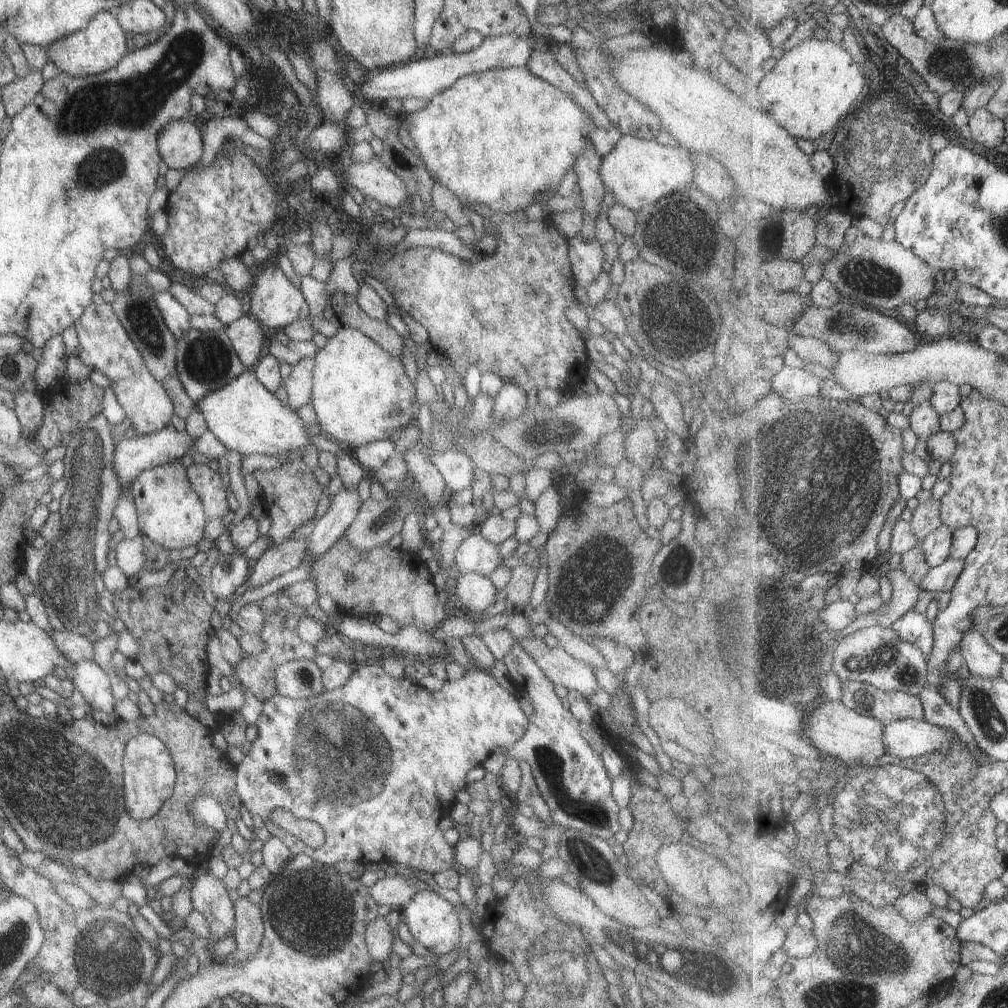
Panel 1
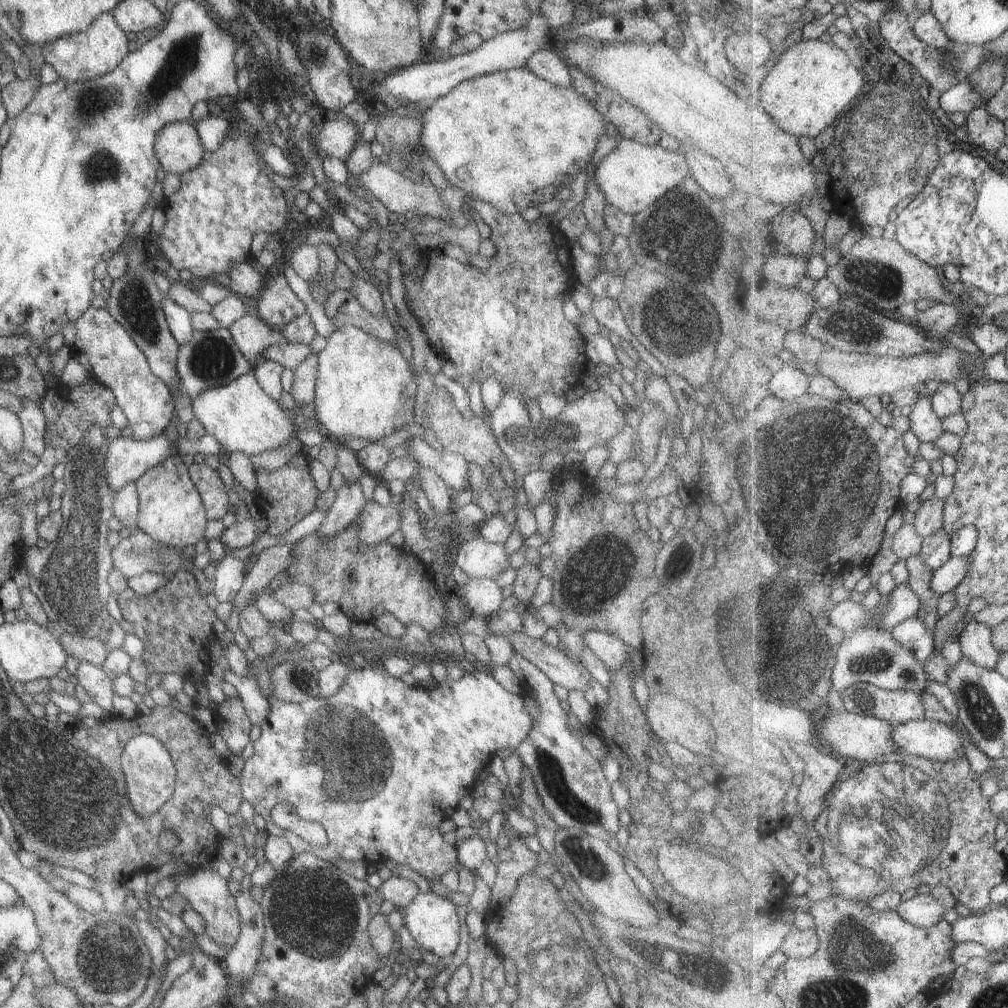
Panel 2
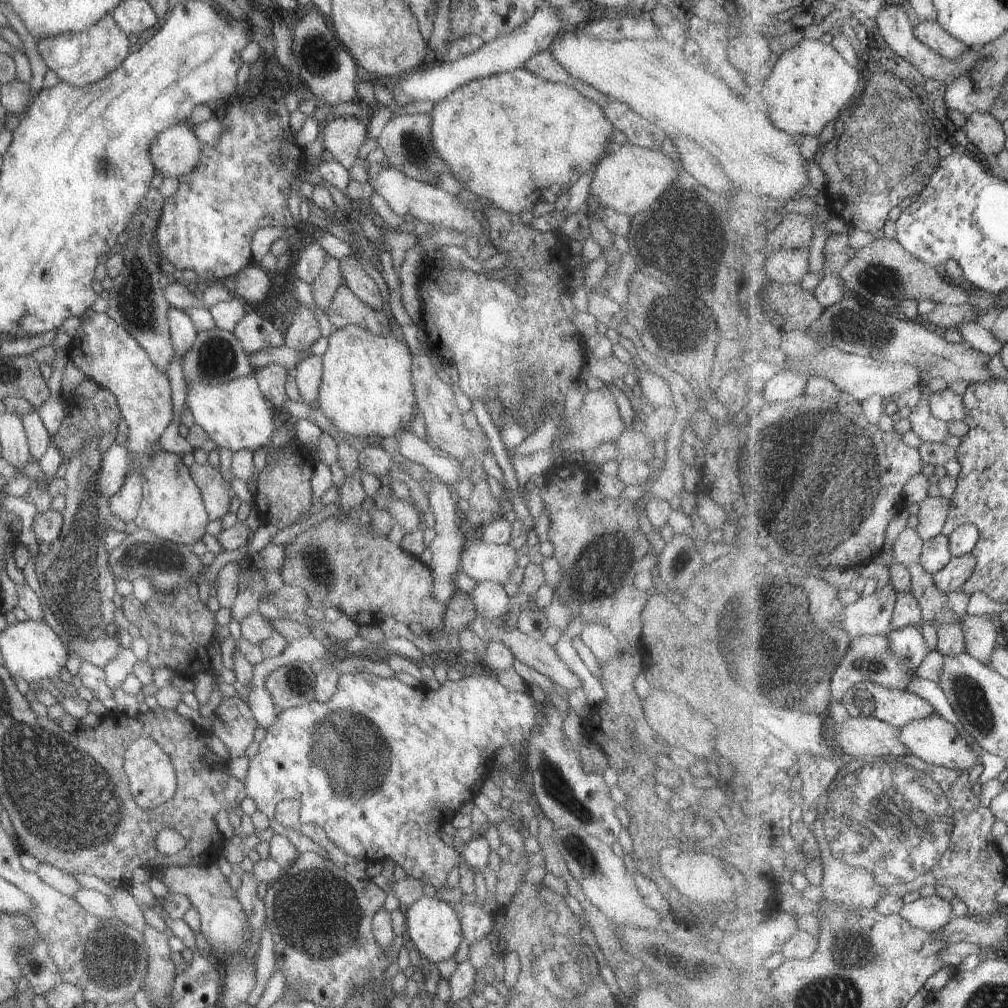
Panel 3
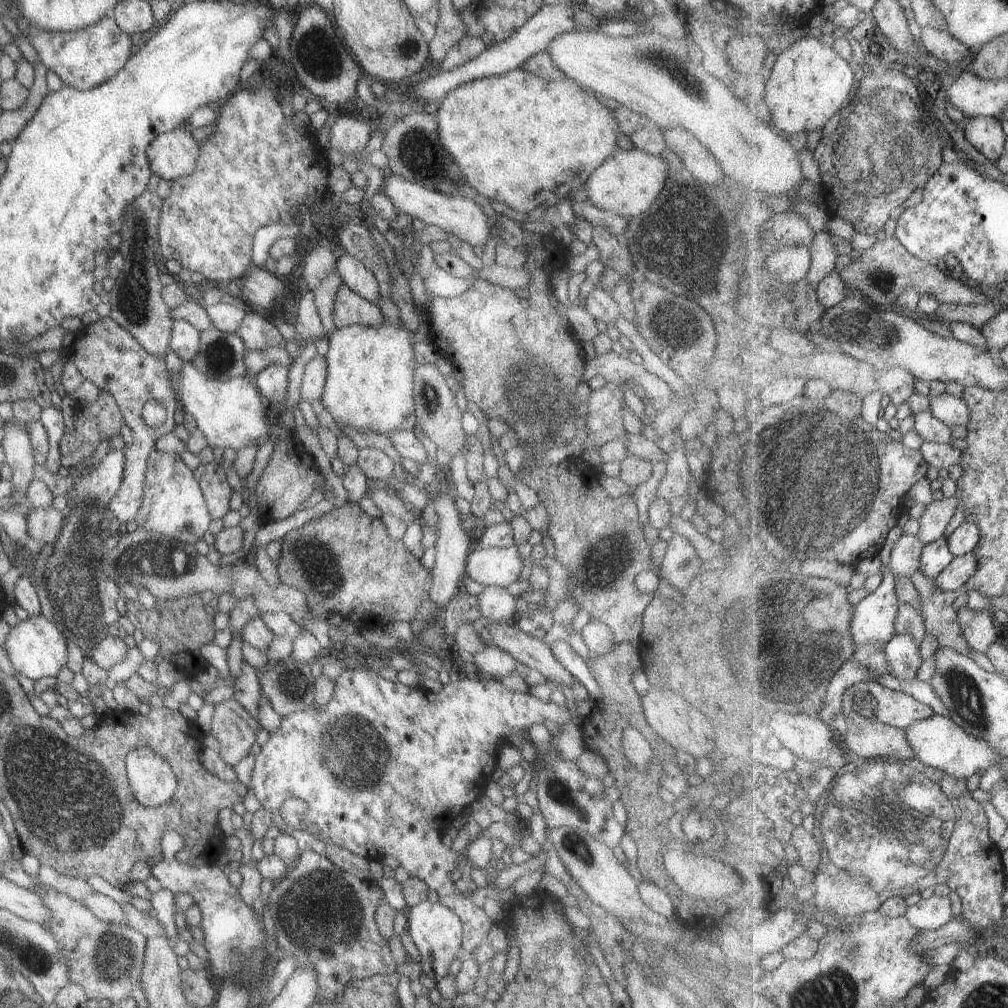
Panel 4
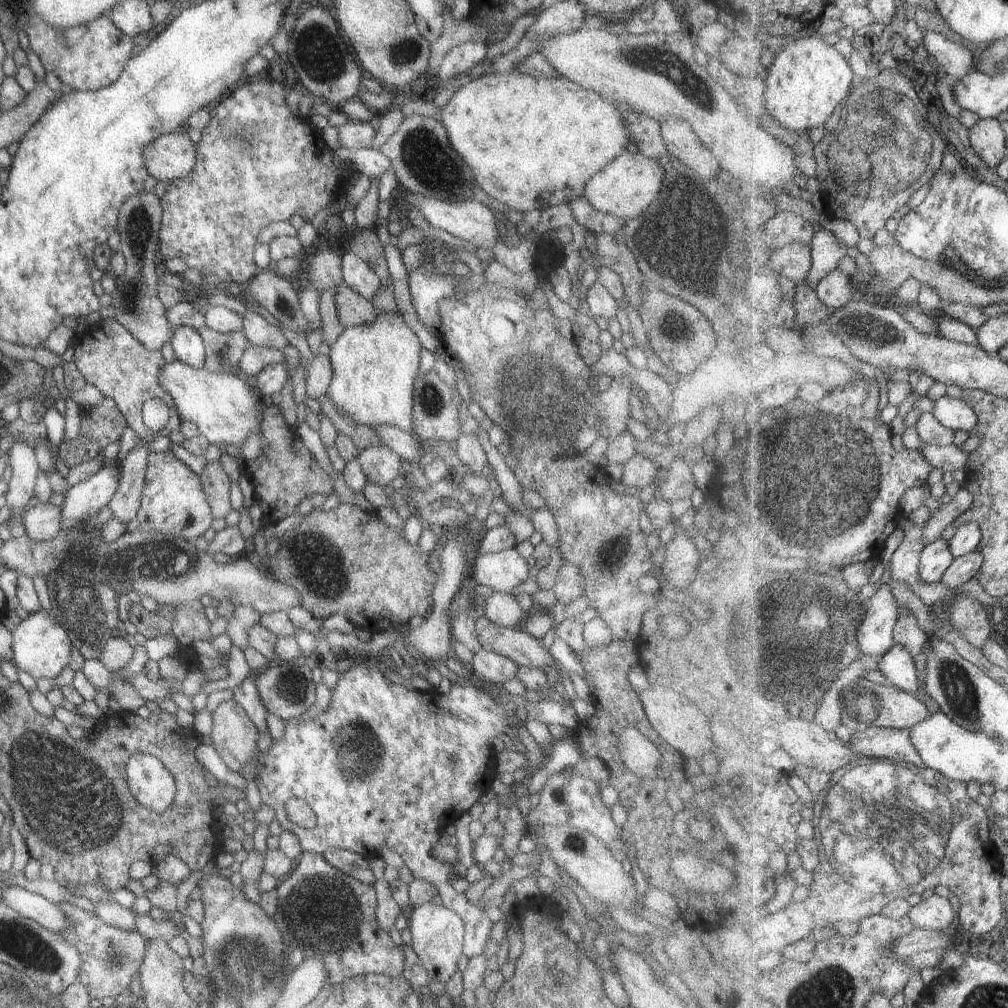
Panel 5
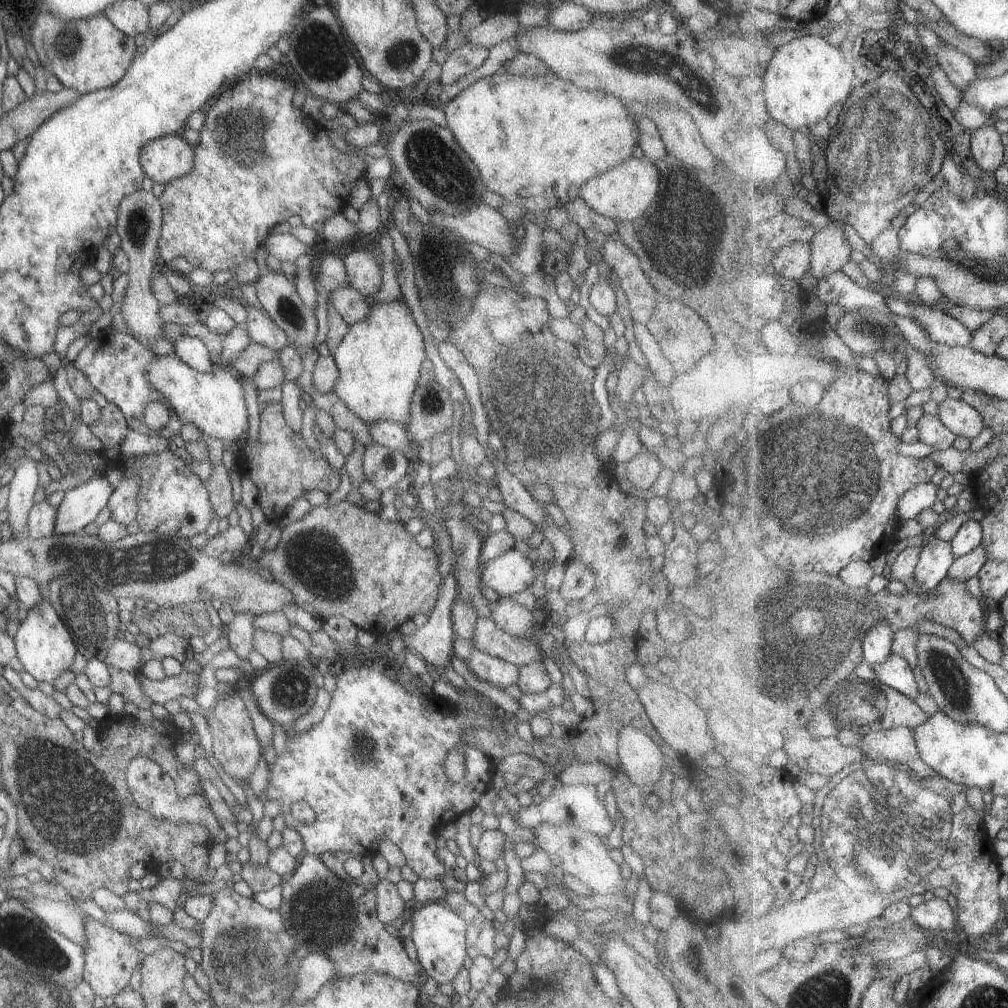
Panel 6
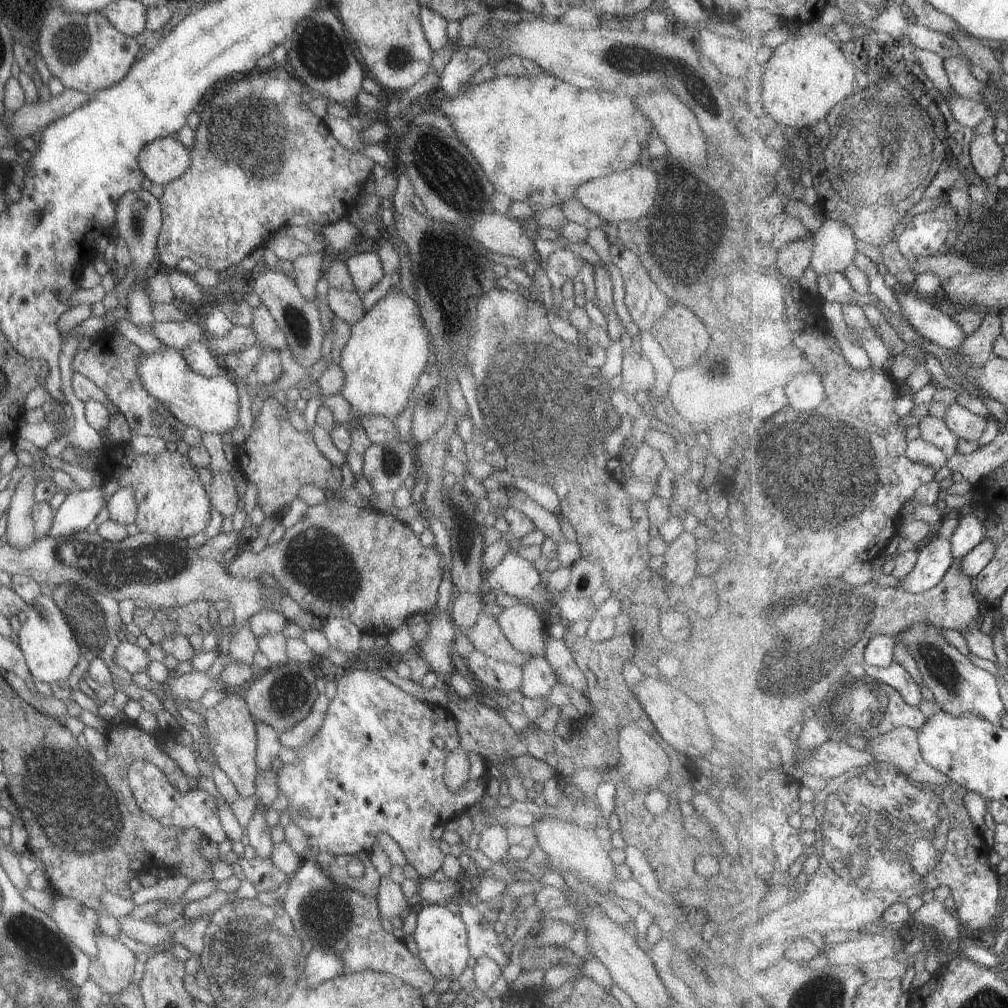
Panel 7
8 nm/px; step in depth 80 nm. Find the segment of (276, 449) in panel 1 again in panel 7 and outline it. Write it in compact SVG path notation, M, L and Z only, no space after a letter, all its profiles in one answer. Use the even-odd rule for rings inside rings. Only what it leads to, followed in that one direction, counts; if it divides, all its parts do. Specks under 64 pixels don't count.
M163 344L154 352L143 353L143 357L138 358L136 373L145 392L157 399L165 414L176 418L182 425L195 427L202 433L217 433L220 435L229 433L234 426L237 426L237 386L236 380L229 373L221 371L218 375L212 377L195 374L187 366L177 349Z

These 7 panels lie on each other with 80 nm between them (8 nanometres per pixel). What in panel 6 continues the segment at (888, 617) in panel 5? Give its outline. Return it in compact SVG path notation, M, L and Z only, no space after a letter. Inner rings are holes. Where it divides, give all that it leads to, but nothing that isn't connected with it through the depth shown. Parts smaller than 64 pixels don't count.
M879 623L865 637L865 663L869 666L883 664L892 654L894 630L889 623Z

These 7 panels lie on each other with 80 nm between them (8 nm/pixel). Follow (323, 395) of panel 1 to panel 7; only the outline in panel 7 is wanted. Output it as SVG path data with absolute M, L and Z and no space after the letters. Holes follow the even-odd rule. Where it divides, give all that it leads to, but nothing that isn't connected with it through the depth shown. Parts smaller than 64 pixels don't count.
M398 286L389 288L383 297L351 325L349 338L341 349L337 363L344 374L339 394L349 403L358 418L365 415L379 415L388 419L396 417L406 405L417 377L427 364L429 348L428 333L415 301Z

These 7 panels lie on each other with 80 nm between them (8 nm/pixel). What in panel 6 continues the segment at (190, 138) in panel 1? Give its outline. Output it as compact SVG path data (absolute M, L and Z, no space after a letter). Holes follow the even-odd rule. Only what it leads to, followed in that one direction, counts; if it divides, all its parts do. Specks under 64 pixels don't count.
M177 133L154 138L142 146L138 161L144 176L164 185L191 170L192 156L192 146Z

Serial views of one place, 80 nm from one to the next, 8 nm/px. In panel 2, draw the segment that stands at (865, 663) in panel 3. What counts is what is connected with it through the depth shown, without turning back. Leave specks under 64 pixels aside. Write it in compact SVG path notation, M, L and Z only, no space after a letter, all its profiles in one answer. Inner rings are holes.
M863 627L853 634L847 634L837 654L837 664L832 672L834 689L841 692L857 682L894 690L908 690L922 693L929 682L924 673L924 663L919 662L913 651L905 649L892 635L892 631L885 629L869 629Z

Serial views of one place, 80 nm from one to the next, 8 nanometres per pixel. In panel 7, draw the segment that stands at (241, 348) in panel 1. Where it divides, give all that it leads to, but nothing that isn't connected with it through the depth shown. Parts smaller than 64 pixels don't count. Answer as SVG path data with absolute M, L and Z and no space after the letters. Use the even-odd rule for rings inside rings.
M261 304L252 310L252 319L249 324L256 334L256 340L261 346L279 351L286 346L283 331L277 326L272 314Z

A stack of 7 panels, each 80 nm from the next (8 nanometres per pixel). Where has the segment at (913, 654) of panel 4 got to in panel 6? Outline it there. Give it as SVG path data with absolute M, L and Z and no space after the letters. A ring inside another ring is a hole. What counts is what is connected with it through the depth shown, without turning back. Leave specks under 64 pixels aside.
M893 653L883 664L872 665L871 668L875 671L875 678L879 682L902 692L910 699L919 698L915 674L905 658Z

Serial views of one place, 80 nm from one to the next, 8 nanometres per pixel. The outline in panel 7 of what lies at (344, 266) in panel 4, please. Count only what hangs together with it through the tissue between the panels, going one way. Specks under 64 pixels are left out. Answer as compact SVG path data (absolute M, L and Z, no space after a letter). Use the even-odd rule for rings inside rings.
M373 252L355 253L343 259L355 291L369 291L384 275L379 257Z

